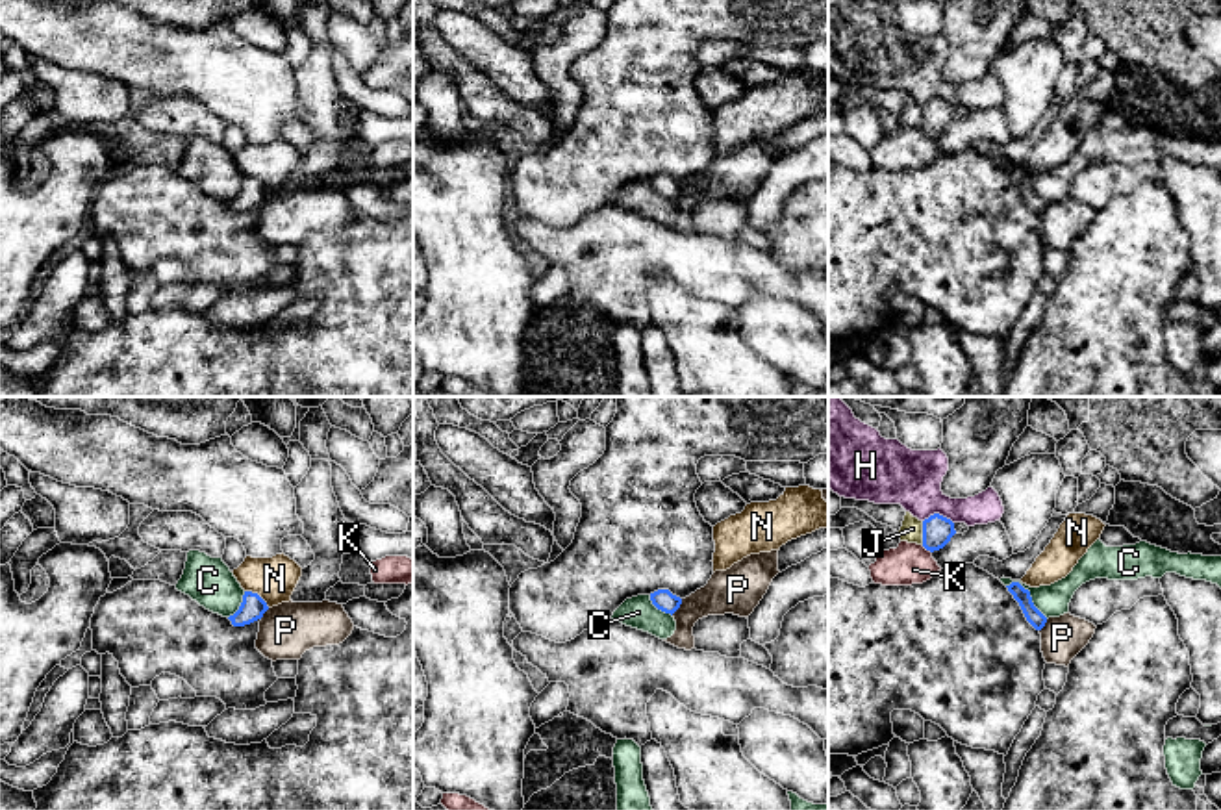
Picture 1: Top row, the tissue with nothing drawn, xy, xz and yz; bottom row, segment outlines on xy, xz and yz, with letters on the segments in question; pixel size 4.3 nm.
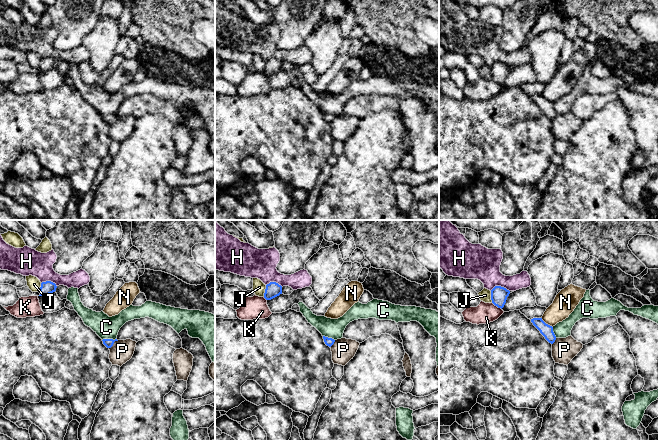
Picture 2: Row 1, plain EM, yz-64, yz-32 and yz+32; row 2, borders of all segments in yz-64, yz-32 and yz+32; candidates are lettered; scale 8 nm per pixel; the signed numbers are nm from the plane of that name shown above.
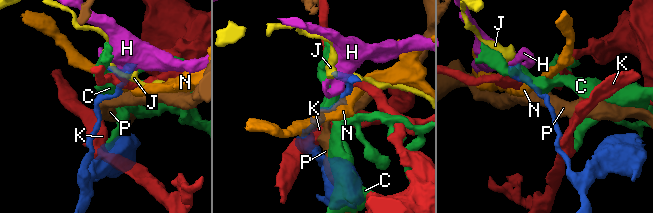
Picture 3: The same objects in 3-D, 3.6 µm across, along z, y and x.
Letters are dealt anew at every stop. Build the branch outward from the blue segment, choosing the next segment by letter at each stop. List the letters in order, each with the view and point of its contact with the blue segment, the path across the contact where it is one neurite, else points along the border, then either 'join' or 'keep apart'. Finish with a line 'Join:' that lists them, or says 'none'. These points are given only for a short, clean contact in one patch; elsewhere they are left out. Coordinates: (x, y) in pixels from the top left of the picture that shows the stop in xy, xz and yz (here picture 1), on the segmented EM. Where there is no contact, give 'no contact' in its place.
C: contact yz (1029, 594); border yz (1007, 584), (1019, 582), (1047, 618); keep apart
H: contact yz (938, 514); border yz (923, 519), (942, 514), (953, 523); keep apart
J: contact yz (923, 532); border yz (921, 521), (923, 544); keep apart
K: contact yz (927, 549); keep apart
N: contact xy (258, 595); border xy (245, 590), (254, 592), (269, 607); keep apart
P: contact xz (679, 607); keep apart
Join: none

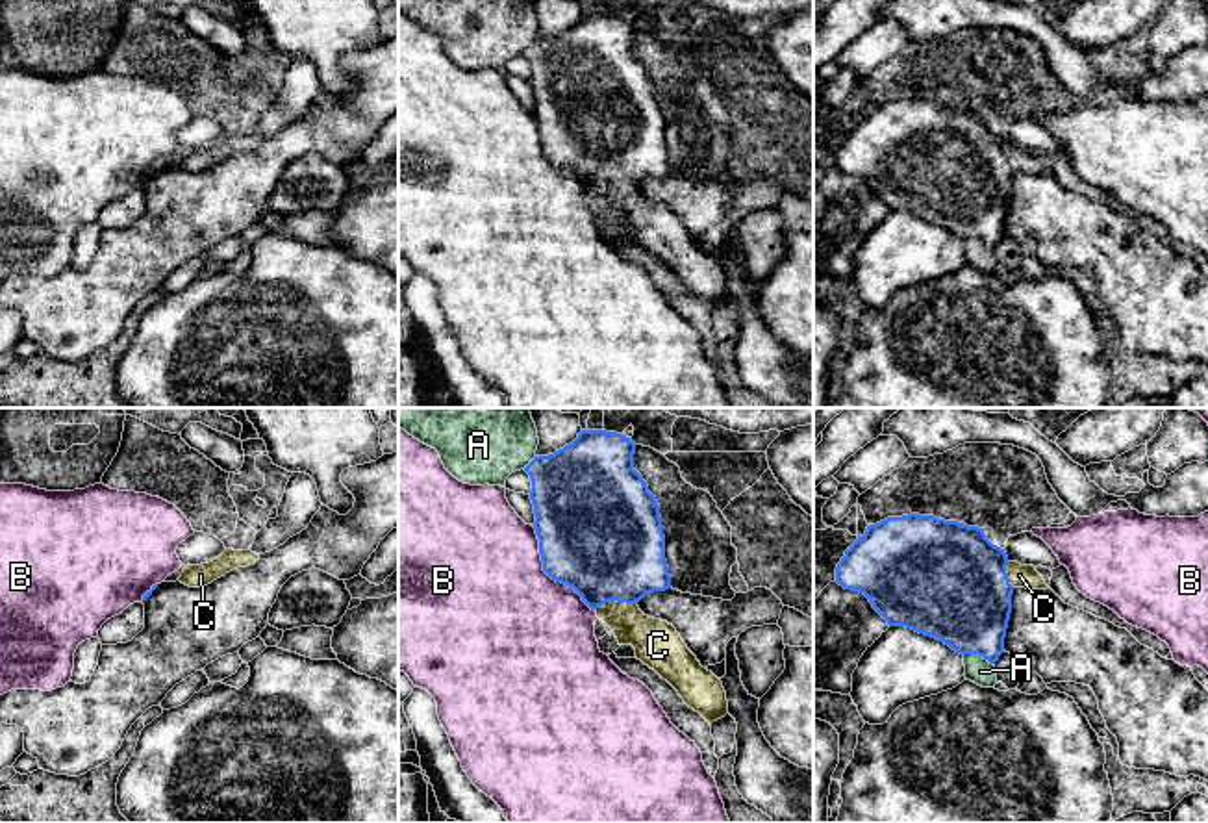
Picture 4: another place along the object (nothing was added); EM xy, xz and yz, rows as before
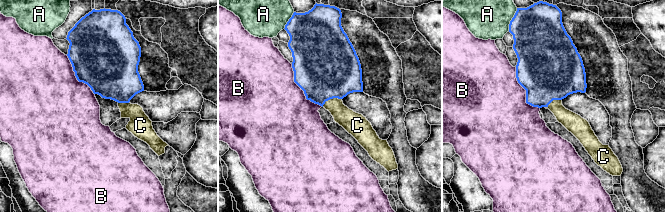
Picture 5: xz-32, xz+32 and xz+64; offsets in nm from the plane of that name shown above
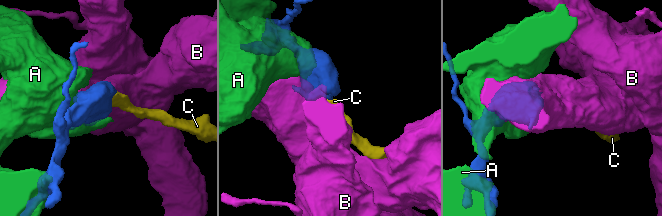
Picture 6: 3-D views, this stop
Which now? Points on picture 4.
A: contact yz (979, 655); keep apart
B: contact xz (547, 573); keep apart
C: contact xz (614, 599); way xz (606, 544), (614, 599), (654, 640); join
Join: C

